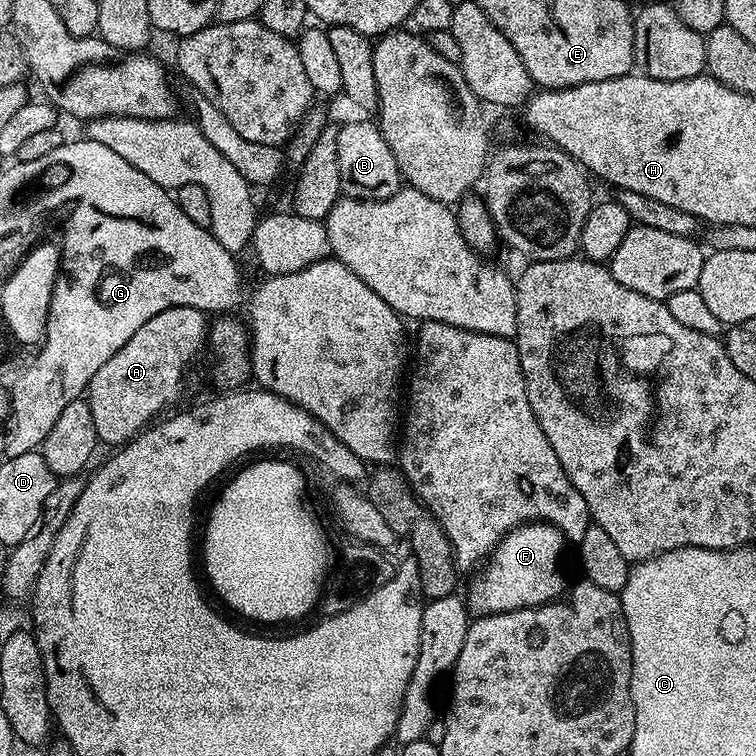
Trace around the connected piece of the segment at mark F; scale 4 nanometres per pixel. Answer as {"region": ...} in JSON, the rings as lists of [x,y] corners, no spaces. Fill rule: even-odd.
{"region":[[[521,524],[514,531],[507,532],[492,555],[471,577],[472,585],[468,588],[468,596],[466,595],[469,609],[473,613],[490,616],[499,612],[536,608],[539,604],[551,604],[552,601],[561,599],[566,592],[564,572],[560,569],[564,547],[564,535],[552,524]]]}

